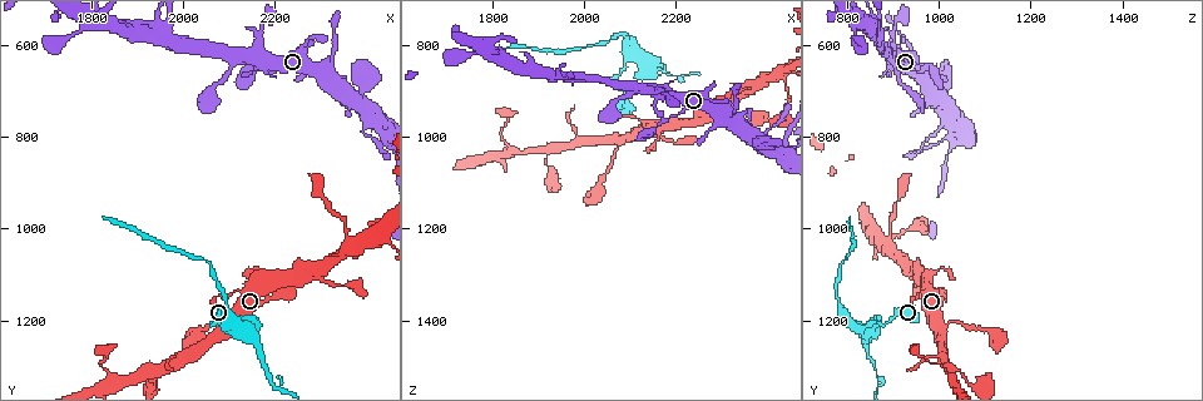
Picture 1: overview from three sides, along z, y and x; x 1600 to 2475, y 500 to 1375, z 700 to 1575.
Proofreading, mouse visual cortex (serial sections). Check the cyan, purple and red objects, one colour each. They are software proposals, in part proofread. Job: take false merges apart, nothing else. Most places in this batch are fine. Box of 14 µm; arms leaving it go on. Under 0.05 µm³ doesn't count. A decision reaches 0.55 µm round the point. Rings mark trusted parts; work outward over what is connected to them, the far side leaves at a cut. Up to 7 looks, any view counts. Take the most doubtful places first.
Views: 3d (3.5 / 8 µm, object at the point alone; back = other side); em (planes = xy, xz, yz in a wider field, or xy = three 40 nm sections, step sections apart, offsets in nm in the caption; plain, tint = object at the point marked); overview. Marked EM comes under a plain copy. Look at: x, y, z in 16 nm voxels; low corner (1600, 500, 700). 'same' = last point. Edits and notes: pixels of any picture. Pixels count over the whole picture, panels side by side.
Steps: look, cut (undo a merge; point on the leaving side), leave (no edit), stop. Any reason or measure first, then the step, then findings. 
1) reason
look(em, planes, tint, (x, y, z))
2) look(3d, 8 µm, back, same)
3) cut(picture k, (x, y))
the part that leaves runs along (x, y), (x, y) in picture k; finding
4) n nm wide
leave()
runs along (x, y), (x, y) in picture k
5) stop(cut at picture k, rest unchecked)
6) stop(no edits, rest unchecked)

three-way junction
look(3d, 8 µm, (1920, 1310, 1020))

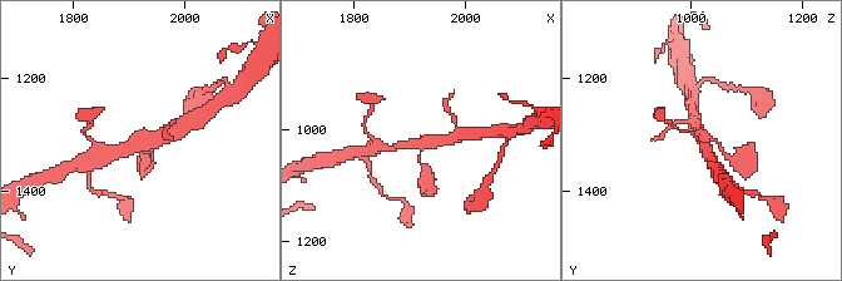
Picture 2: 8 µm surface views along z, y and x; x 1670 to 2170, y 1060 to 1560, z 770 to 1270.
3 arms; arms of 150, 250, 350 nm
look(em, xy, step 2, tint, (1920, 1305, 1025))

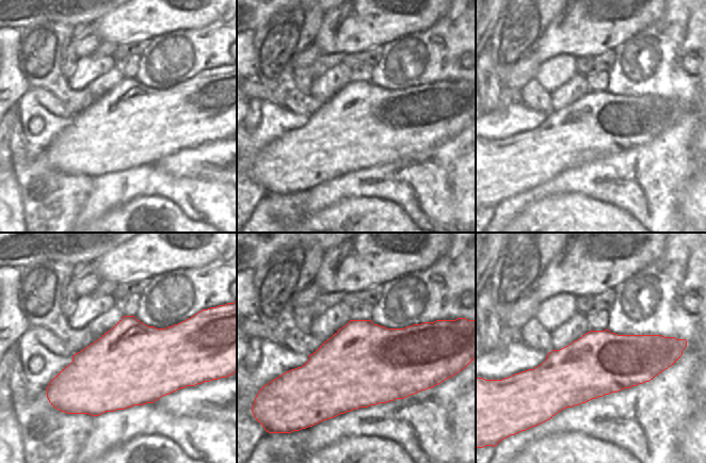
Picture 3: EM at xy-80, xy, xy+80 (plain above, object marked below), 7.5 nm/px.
leave()
runs along (173, 127), (109, 153) in picture 2; one cell here

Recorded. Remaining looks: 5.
sharp bend
look(3d, 3.5 µm, (2095, 1215, 835))

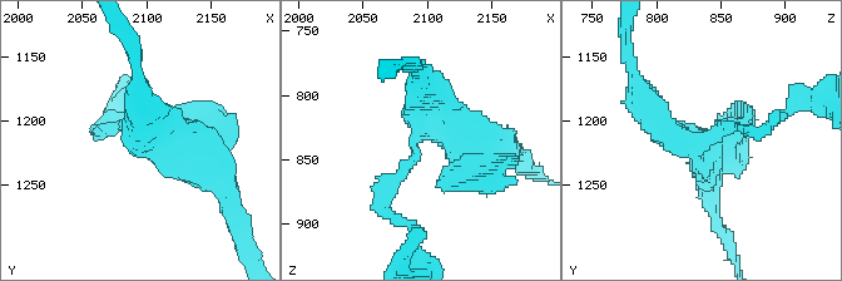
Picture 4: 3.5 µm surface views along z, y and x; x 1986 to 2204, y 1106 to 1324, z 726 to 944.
3 arms; arms of 150, 400, 450 nm
look(em, xy, step 5, tint, (2092, 1216, 830))

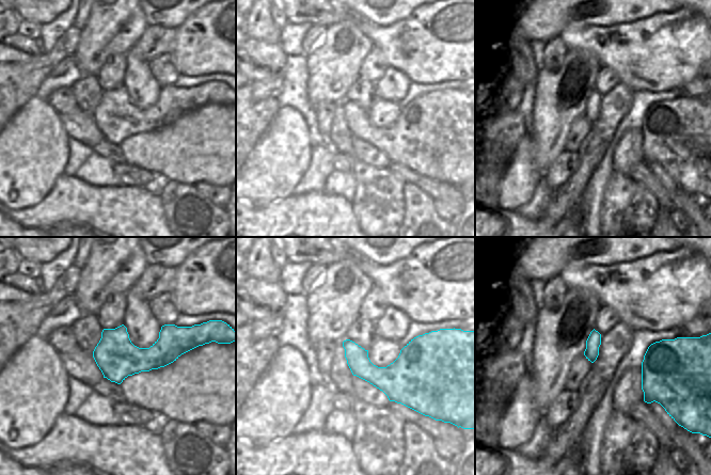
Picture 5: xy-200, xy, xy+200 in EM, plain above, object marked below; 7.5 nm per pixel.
look(em, planes, tint, same)

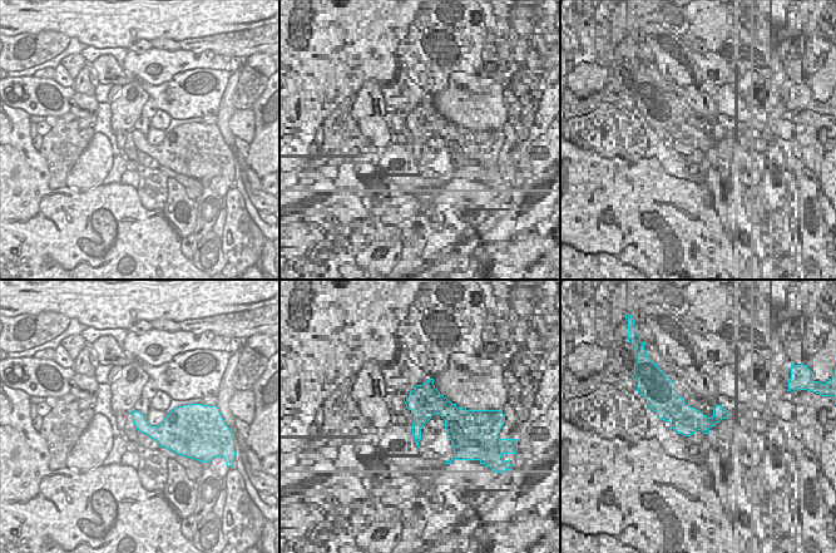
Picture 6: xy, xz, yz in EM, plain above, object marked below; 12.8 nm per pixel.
leave()
runs along (384, 200), (415, 158), (415, 132), (488, 148) in picture 4; all the same cell

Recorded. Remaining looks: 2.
stop(no edits, rest unchecked)

